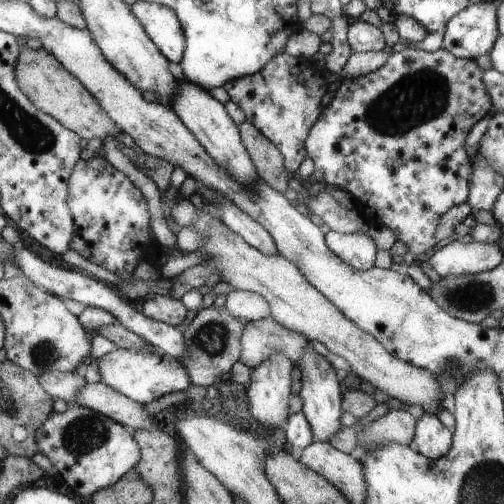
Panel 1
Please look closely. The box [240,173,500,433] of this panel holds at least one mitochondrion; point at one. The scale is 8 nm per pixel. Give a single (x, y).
(470, 297)

